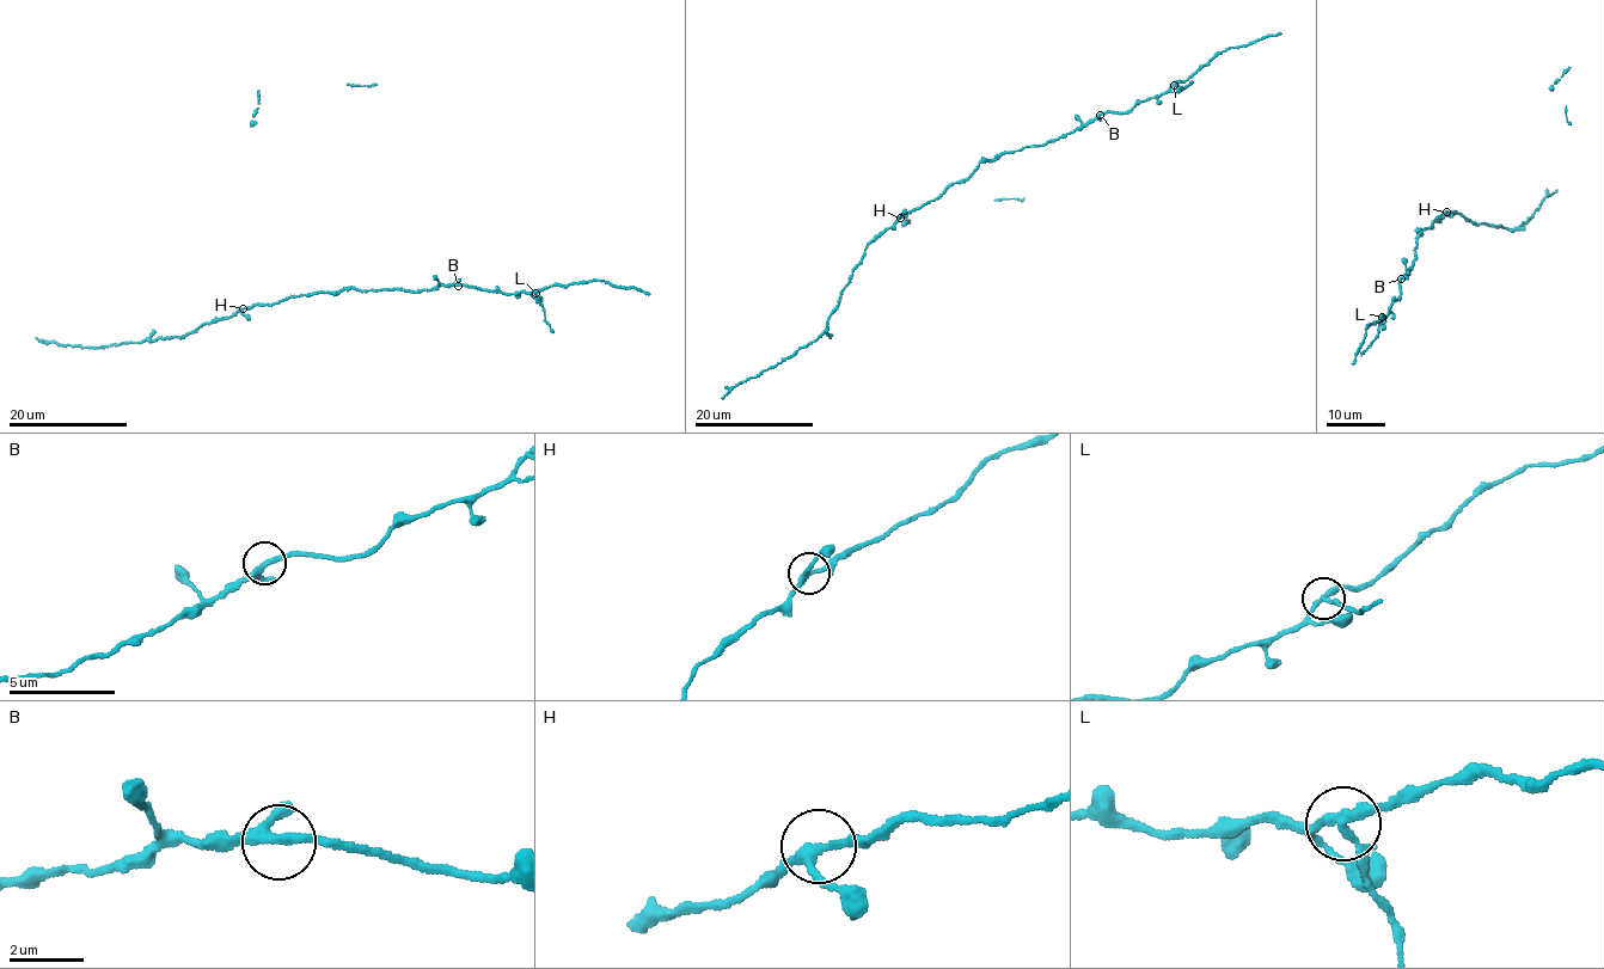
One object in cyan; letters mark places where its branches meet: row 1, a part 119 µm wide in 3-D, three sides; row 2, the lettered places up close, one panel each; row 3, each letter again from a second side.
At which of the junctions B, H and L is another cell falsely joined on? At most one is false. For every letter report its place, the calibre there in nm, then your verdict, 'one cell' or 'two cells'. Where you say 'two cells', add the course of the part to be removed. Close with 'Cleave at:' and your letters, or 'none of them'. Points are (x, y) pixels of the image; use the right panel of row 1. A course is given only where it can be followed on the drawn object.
B: (1401, 278) | 220 nm | one cell
H: (1446, 212) | 220 nm | one cell
L: (1382, 317) | 220 nm | two cells | (1382, 317), (1378, 336), (1361, 356)
Cleave at: L

